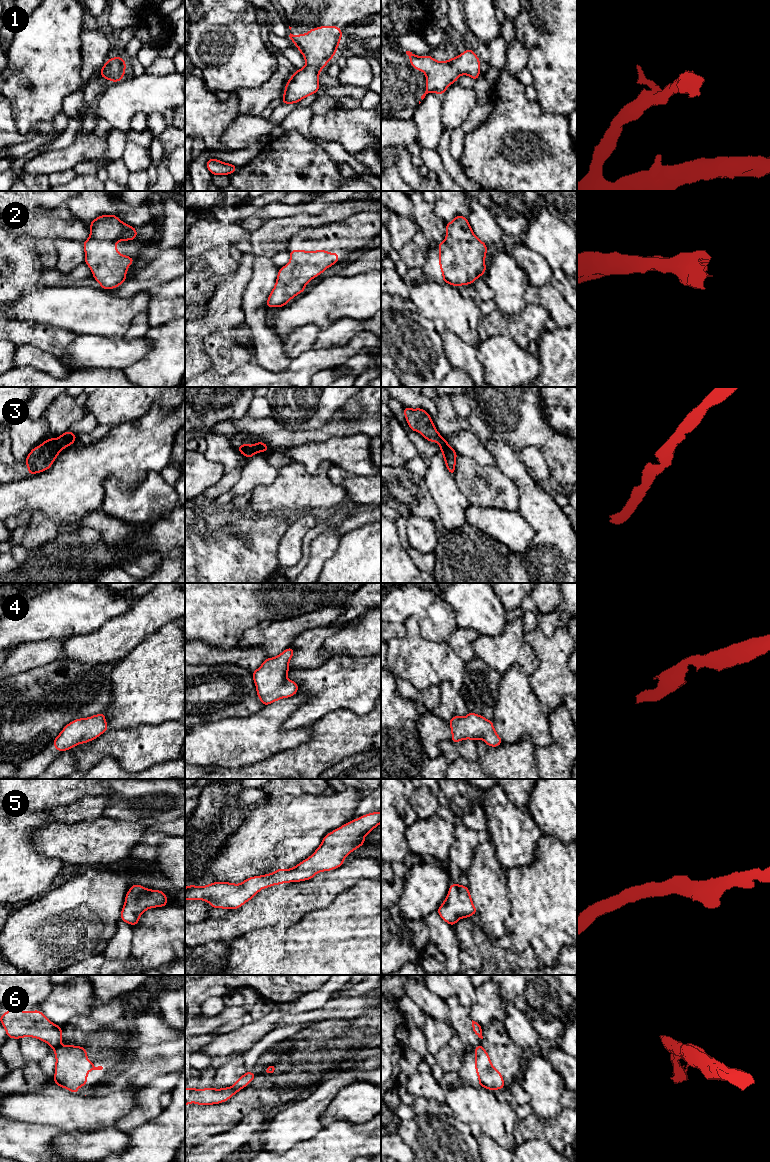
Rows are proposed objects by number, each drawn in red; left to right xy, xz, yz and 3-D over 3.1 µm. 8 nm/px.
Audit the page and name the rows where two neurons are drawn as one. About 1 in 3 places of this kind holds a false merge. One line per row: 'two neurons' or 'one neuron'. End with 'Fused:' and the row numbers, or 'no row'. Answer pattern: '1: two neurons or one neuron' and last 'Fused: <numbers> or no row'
1: one neuron
2: one neuron
3: one neuron
4: one neuron
5: one neuron
6: two neurons
Fused: 6

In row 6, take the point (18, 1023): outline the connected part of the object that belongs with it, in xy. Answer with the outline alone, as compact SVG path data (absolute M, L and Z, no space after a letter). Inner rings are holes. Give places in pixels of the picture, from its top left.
M16 1007L0 1016L8 1038L33 1037L46 1042L50 1048L61 1044L62 1027L52 1023L39 1010L26 1012Z

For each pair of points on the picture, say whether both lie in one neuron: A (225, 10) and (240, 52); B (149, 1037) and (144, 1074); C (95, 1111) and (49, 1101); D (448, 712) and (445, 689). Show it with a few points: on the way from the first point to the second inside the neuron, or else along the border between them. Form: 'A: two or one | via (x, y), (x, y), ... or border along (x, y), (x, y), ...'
A: one | via (225, 20), (236, 33), (238, 42)
B: two | border along (171, 1040), (156, 1044), (134, 1044)
C: one | via (84, 1111), (66, 1111), (60, 1108)
D: one | via (448, 706), (448, 695)

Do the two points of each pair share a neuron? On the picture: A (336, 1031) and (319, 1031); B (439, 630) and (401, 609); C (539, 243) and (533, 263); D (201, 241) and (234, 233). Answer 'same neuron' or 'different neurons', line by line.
A: same neuron
B: same neuron
C: different neurons
D: same neuron

